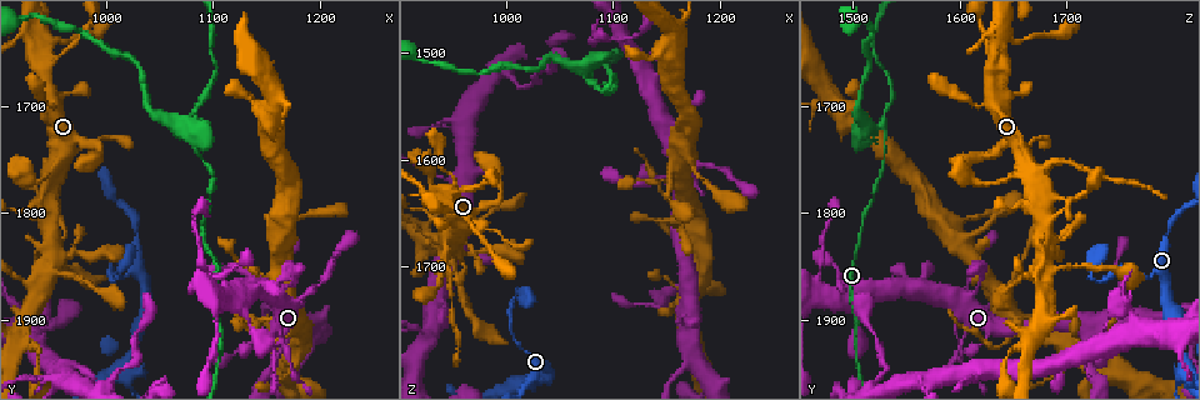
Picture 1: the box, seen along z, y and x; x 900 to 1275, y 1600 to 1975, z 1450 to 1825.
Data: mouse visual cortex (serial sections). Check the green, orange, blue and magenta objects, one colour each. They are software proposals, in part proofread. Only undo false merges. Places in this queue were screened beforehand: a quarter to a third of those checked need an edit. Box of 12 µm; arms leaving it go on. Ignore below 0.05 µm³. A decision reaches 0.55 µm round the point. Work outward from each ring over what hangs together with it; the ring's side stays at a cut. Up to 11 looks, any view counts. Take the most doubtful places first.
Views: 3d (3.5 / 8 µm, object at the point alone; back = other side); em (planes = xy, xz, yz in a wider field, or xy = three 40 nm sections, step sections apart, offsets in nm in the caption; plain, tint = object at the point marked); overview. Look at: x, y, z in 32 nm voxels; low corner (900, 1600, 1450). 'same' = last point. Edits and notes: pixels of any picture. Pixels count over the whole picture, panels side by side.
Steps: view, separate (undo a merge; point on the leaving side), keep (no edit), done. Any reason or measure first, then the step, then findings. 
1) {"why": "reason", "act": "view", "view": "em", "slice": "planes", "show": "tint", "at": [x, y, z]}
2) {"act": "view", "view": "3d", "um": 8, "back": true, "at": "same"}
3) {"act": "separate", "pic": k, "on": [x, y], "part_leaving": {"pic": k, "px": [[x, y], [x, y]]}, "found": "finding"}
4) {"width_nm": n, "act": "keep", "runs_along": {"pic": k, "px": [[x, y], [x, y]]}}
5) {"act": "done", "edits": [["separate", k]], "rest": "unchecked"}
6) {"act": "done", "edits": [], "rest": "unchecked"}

{"why": "small branch off a trunk", "act": "view", "view": "3d", "um": 3.5, "at": [1070, 1718, 1516]}

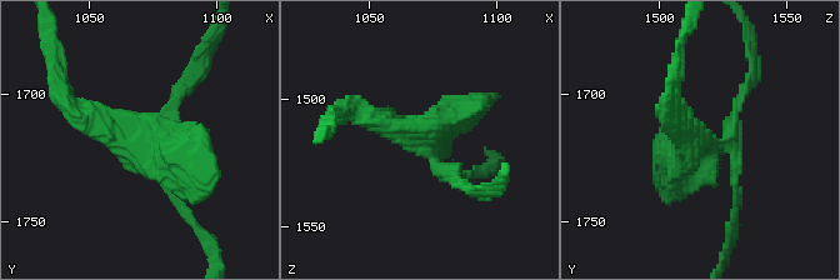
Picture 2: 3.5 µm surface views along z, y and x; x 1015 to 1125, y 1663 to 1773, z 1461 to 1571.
{"arms": 4, "arm_widths_nm": [150, 200, 300, 450], "why": "now the EM", "act": "view", "view": "em", "slice": "xy", "step": 1, "show": "tint", "at": [1072, 1719, 1515]}

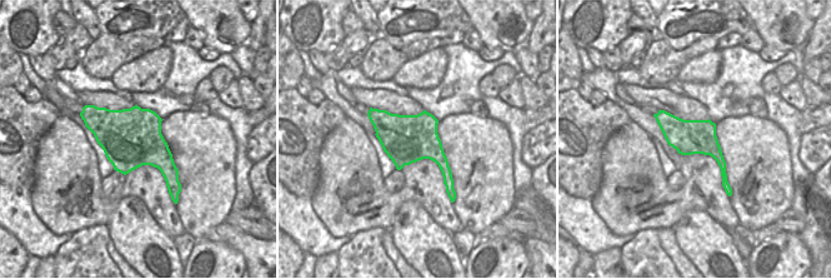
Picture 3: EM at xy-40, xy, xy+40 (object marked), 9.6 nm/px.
{"act": "separate", "pic": 2, "on": [695, 154], "found": "two cells meet here"}

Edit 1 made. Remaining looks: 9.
{"act": "view", "view": "overview"}

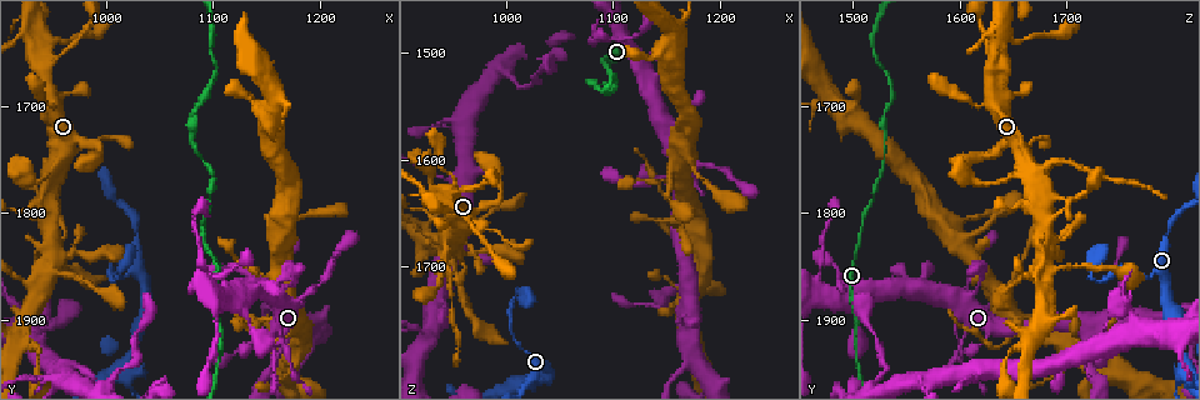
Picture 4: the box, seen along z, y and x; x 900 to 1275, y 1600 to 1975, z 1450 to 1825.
{"why": "sharp bend", "act": "view", "view": "3d", "um": 3.5, "at": [1014, 1854, 1724]}

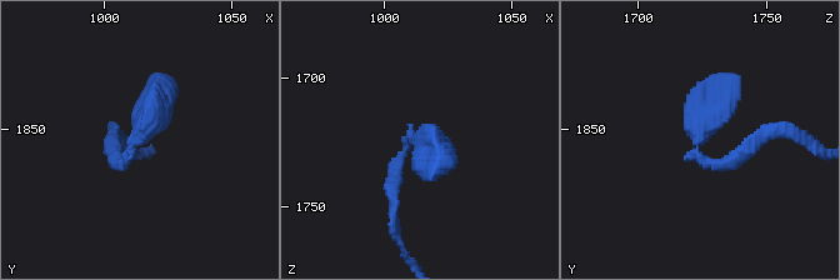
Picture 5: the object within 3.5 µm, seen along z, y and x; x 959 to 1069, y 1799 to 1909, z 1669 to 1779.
{"arm_widths_nm": [200, 350], "why": "shape alone is not enough", "act": "view", "view": "em", "slice": "xy", "step": 5, "show": "plain", "at": [1011, 1856, 1724]}

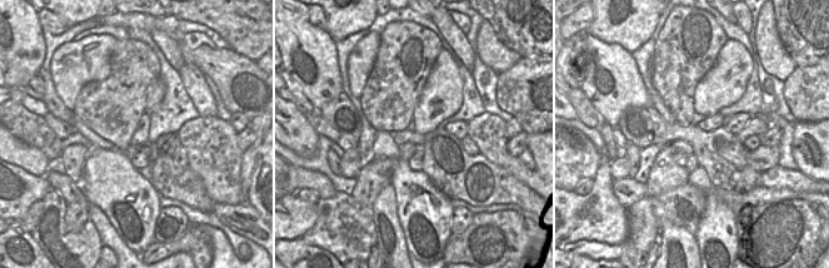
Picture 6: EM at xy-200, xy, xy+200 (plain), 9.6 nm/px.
{"act": "view", "view": "em", "slice": "xy", "step": 5, "show": "tint", "at": "same"}

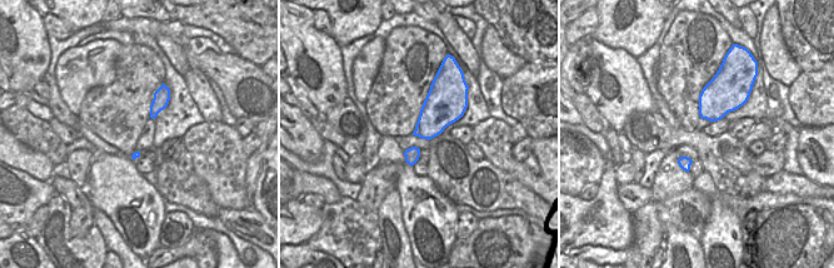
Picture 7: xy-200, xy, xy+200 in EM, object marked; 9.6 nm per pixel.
{"act": "separate", "pic": 5, "on": [161, 114], "part_leaving": {"pic": 5, "px": [[134, 144], [156, 109], [153, 79]]}, "found": "a second cell is stuck on"}

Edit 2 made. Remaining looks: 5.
{"why": "sudden change in width", "act": "view", "view": "3d", "um": 3.5, "at": [1118, 1852, 1484]}

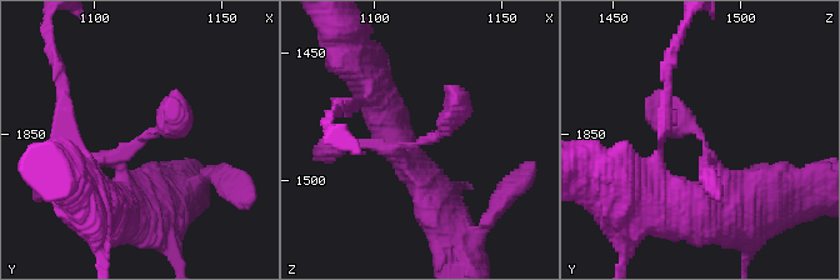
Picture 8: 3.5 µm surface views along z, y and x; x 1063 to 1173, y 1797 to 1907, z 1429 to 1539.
{"act": "view", "view": "em", "slice": "xy", "step": 3, "show": "tint", "at": [1117, 1852, 1485]}

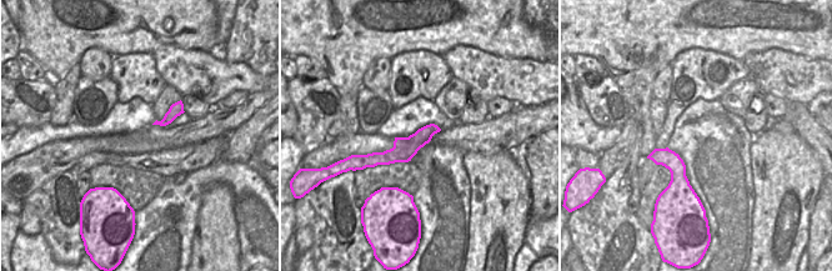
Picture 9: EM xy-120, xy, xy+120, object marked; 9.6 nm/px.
{"act": "keep", "runs_along": {"pic": 9, "px": [[435, 129], [402, 151], [374, 161]]}, "found": "all the same cell"}

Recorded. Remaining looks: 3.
{"why": "thin neck", "act": "view", "view": "em", "slice": "xy", "step": 3, "show": "tint", "at": [1128, 1926, 1736]}

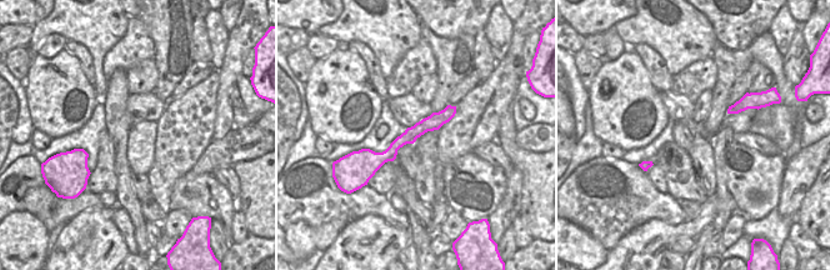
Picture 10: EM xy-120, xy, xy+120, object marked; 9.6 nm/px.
{"why": "see where the arms go", "act": "view", "view": "3d", "um": 3.5, "back": true, "at": "same"}

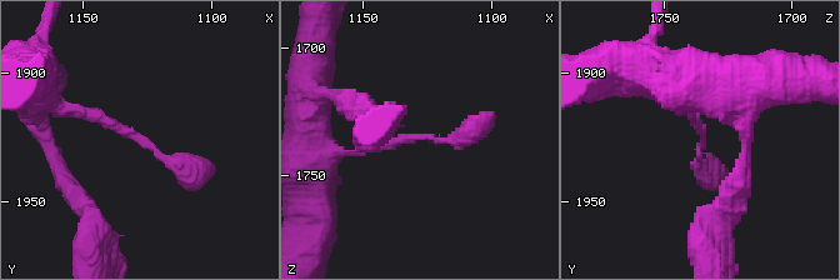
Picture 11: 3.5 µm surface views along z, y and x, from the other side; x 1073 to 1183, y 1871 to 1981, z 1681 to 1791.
{"width_nm": 150, "act": "keep", "runs_along": {"pic": 11, "px": [[73, 109], [138, 133], [191, 171], [214, 168]]}, "found": "one cell here"}

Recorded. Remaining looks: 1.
{"act": "done", "edits": [["separate", 2], ["separate", 5]], "rest": "unchecked"}

